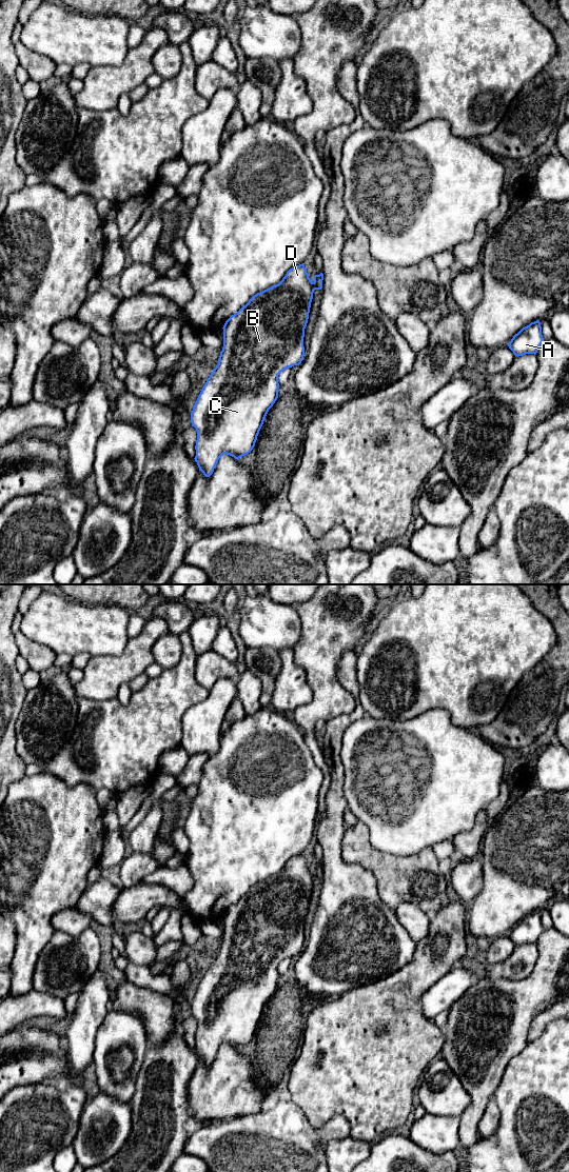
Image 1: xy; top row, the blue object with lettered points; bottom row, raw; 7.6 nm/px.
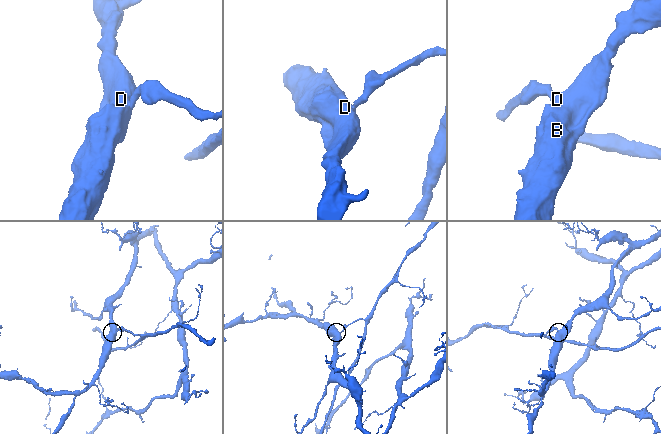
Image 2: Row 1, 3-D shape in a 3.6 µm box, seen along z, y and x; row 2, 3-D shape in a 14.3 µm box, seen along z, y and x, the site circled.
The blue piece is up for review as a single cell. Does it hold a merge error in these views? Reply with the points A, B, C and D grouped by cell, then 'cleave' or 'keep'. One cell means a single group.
A / B C D | cleave

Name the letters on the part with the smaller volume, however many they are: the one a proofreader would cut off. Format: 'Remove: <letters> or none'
Remove: A

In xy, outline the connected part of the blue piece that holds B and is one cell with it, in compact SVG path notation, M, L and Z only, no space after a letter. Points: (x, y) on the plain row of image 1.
M296 855L278 874L254 885L225 911L218 954L191 1002L197 1020L194 1049L205 1067L213 1064L223 1044L239 1050L255 1036L264 1008L278 988L278 965L303 949L305 918L315 879L305 855Z

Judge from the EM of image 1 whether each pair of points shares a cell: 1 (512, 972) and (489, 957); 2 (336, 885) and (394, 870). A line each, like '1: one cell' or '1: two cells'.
1: two cells
2: two cells

